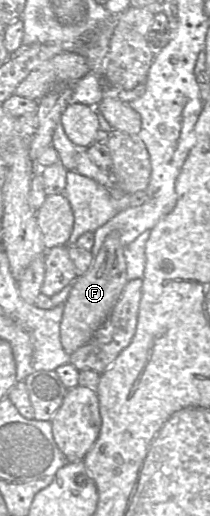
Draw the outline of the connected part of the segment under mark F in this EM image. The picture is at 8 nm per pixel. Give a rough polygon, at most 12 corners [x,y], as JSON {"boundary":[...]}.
{"boundary":[[112,231],[74,280],[60,323],[73,354],[91,339],[128,282]]}

